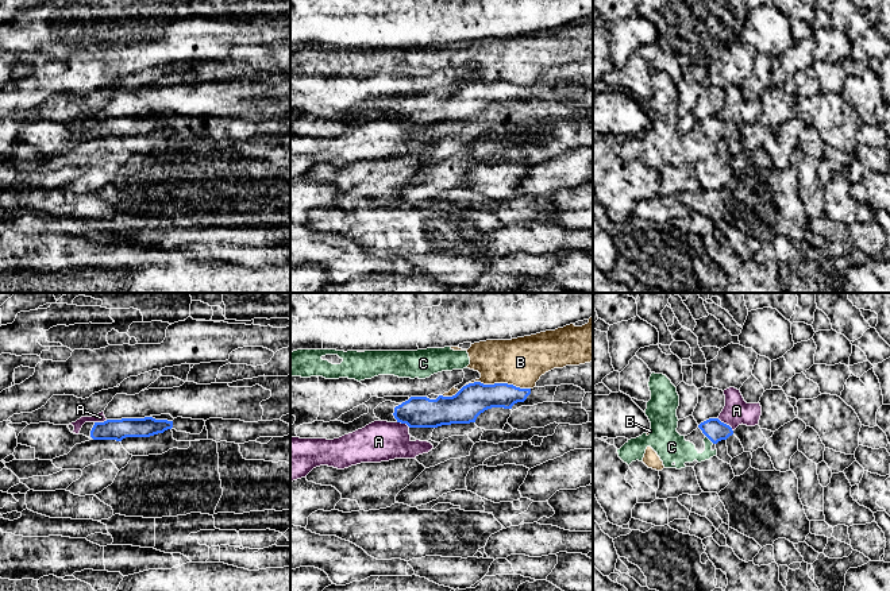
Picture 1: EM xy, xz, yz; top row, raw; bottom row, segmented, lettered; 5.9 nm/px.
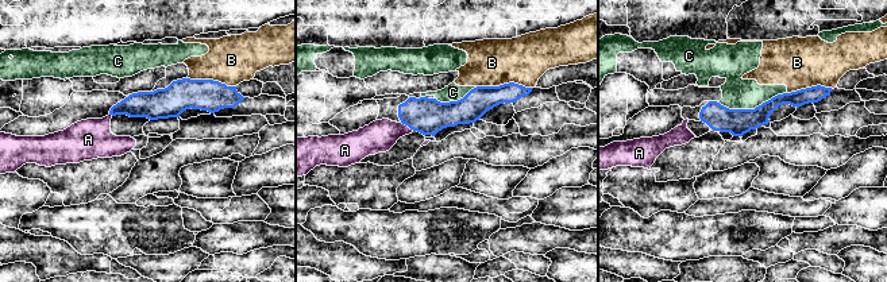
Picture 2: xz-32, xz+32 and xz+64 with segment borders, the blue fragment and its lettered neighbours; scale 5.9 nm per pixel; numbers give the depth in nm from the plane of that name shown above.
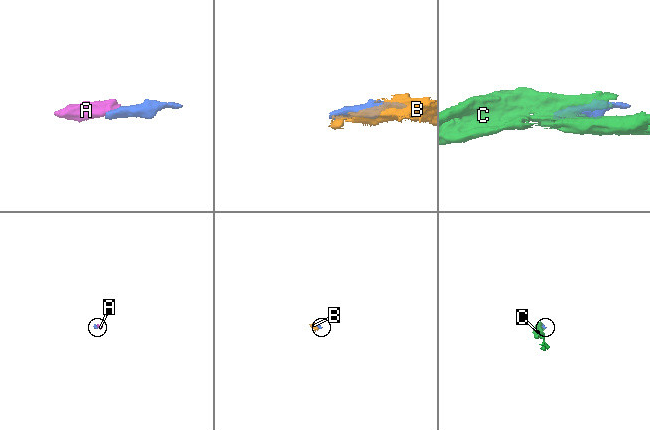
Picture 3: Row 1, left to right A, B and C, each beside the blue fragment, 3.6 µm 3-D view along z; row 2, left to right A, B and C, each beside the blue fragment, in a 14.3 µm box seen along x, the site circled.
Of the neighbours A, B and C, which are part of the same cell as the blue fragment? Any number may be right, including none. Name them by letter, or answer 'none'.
none

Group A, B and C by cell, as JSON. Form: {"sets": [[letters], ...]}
{"sets": [["A"], ["B", "C"]]}

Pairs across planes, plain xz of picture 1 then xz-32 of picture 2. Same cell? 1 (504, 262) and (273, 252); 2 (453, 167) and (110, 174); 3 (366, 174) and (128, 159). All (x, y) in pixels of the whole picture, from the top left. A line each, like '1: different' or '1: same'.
1: same
2: different
3: same

